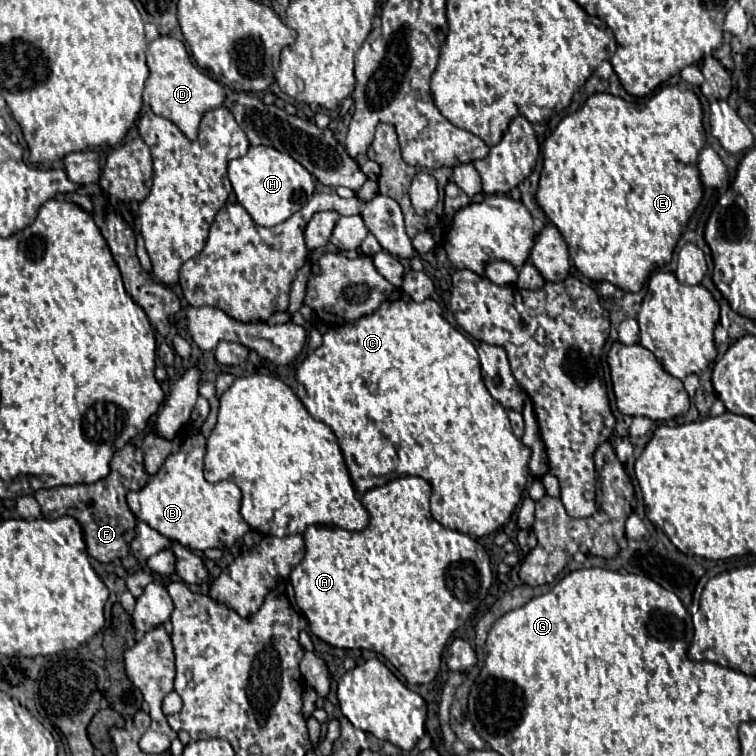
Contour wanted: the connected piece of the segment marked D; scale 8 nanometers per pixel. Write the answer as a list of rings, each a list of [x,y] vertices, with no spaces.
[[[160,36],[160,38],[152,40],[148,44],[146,58],[148,58],[150,76],[145,82],[143,102],[152,108],[154,114],[172,120],[184,132],[184,136],[188,140],[196,140],[198,124],[200,124],[204,112],[210,112],[224,104],[222,84],[212,80],[204,72],[200,72],[190,62],[186,46],[172,36]]]

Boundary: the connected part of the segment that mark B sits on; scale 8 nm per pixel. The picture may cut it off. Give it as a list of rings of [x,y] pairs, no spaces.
[[[192,428],[184,436],[178,452],[166,458],[158,474],[154,474],[142,490],[130,492],[126,496],[128,506],[138,520],[146,522],[162,536],[190,550],[230,548],[250,530],[246,520],[240,516],[242,494],[240,488],[230,480],[216,484],[204,480],[202,476],[204,452],[206,452],[206,438],[202,436],[200,430]]]

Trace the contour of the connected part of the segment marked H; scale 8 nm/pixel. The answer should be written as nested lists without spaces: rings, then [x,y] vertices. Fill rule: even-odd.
[[[250,146],[246,156],[228,164],[228,176],[238,202],[258,226],[270,228],[284,222],[314,196],[314,180],[310,172],[290,154],[282,154],[270,146]]]

